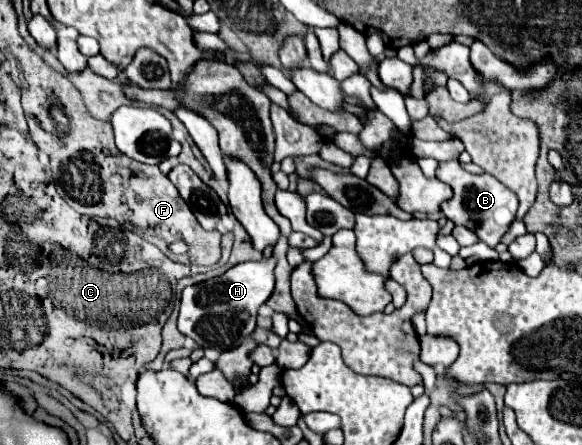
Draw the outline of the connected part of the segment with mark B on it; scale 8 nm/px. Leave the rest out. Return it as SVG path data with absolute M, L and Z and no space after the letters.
M458 159L444 161L438 165L436 177L444 183L448 183L454 189L454 197L446 203L442 203L442 213L454 221L456 225L464 225L472 229L480 241L484 241L488 247L496 247L502 239L502 235L508 231L510 223L516 219L516 209L518 209L518 199L512 191L508 191L496 177L484 173L484 175L472 175L468 173Z

